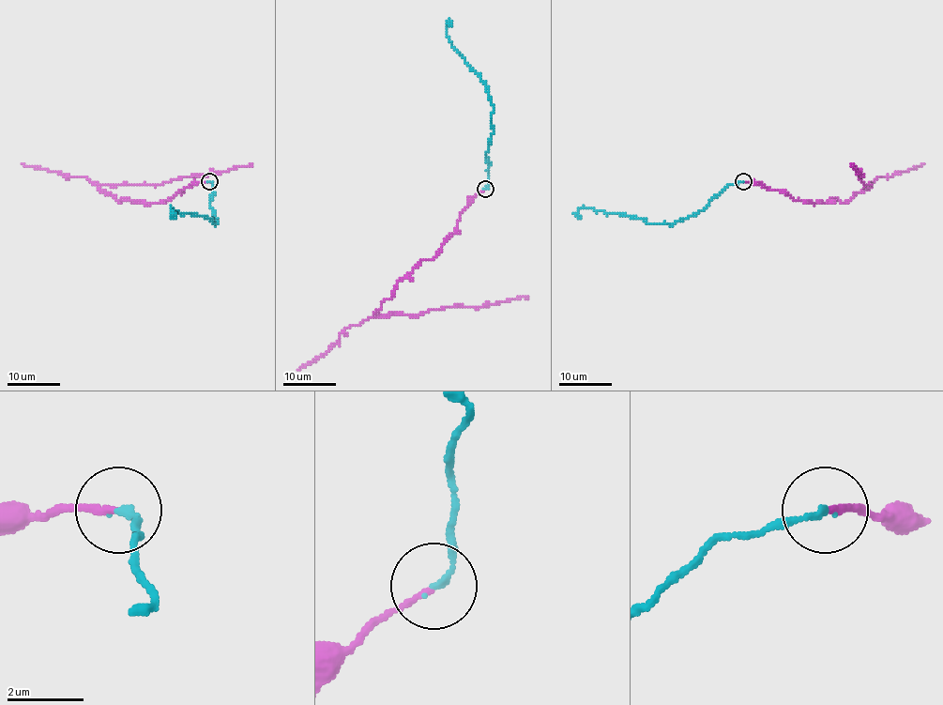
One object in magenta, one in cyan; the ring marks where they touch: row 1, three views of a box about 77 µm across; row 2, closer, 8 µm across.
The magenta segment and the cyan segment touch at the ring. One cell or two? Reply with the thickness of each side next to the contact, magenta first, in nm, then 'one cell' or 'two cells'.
150/160 nm | one cell

